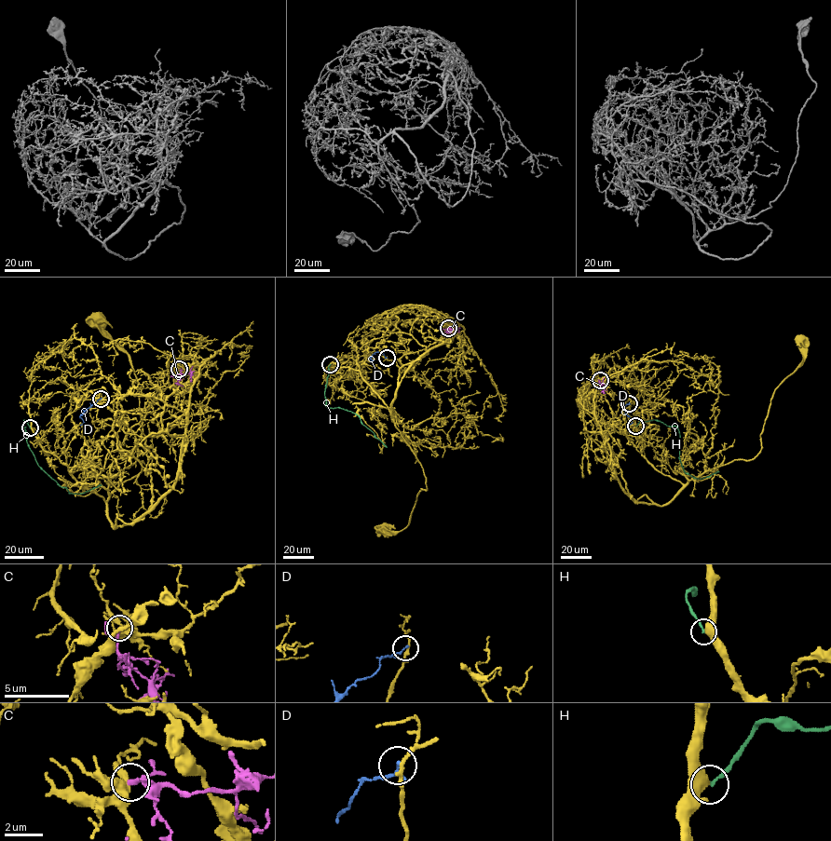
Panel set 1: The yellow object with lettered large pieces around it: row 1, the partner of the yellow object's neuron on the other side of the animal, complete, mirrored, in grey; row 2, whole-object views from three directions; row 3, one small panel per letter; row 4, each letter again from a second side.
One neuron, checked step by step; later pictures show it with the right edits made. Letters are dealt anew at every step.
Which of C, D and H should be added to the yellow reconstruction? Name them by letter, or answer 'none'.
none

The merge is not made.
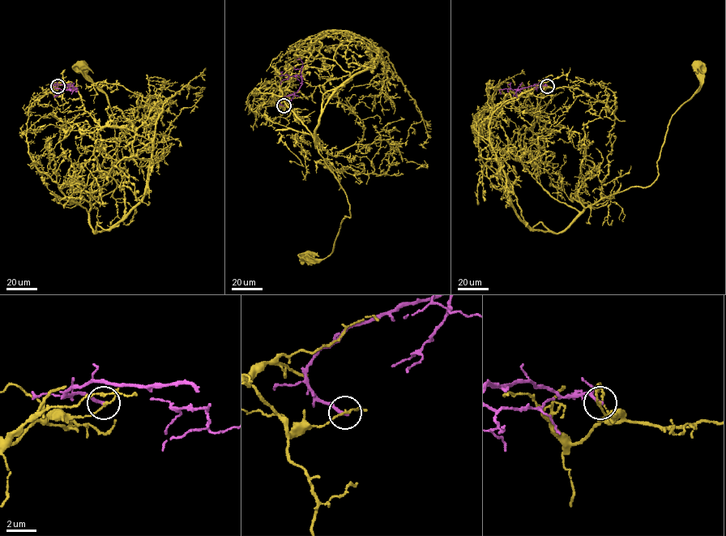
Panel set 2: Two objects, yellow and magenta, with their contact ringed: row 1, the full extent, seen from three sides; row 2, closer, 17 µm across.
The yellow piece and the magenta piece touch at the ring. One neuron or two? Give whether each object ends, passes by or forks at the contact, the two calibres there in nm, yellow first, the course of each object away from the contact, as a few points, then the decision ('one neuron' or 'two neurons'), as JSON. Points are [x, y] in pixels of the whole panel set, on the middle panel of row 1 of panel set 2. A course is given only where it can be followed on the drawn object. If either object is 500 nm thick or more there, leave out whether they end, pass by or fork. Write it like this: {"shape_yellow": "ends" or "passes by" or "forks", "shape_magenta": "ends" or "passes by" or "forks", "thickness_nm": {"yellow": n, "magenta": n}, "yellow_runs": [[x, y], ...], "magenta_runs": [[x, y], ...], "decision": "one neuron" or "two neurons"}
{"shape_yellow": "passes by", "shape_magenta": "ends", "thickness_nm": {"yellow": 120, "magenta": 240}, "yellow_runs": [[283, 105], [252, 92], [280, 96], [313, 138], [328, 98], [372, 65], [381, 48], [416, 101], [426, 148]], "magenta_runs": [[283, 105], [280, 100], [295, 93], [301, 79], [298, 75], [283, 75], [279, 72]], "decision": "two neurons"}

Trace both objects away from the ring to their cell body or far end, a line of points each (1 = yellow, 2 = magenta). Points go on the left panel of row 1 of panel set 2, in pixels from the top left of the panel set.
1: (57, 86), (29, 110), (28, 154), (83, 207), (95, 233), (141, 199), (162, 105), (186, 85), (200, 96)
2: (57, 86), (53, 85), (67, 84), (76, 88), (64, 89), (54, 96)

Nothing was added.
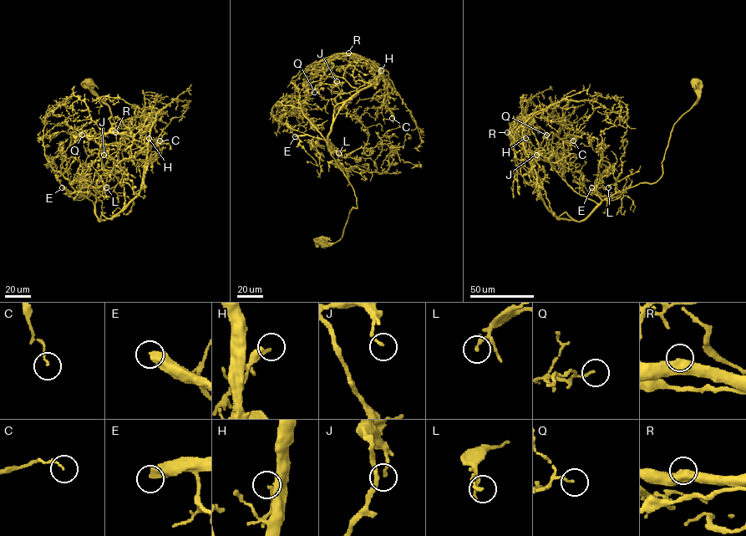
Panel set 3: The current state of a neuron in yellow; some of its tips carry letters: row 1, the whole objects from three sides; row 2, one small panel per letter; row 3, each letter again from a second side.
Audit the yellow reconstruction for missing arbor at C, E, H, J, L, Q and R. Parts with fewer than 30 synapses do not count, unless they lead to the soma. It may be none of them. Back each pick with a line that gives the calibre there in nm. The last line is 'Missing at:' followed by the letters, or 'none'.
E: Thickness 500 nm
H: Thickness 280 nm
Missing at: E, H

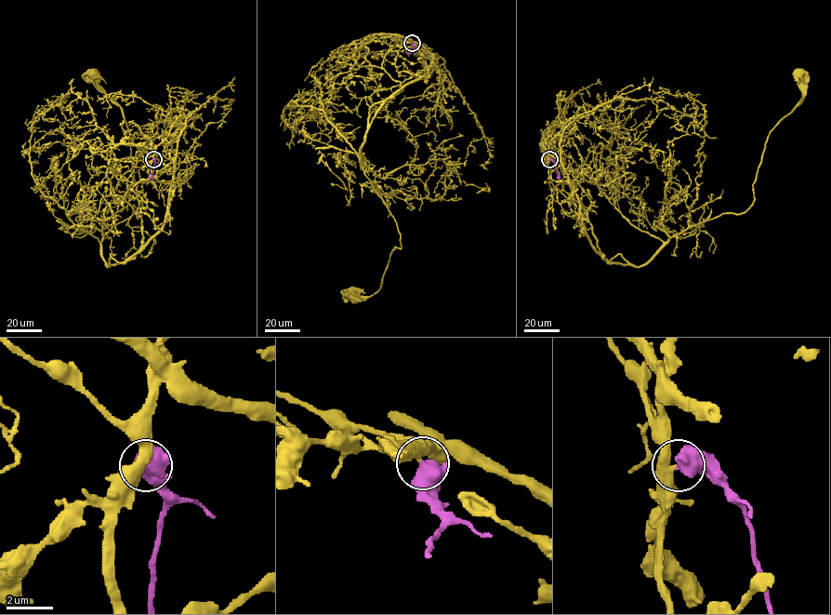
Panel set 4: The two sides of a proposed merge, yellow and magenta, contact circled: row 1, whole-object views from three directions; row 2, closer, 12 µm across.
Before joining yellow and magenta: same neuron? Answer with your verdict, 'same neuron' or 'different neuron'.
same neuron

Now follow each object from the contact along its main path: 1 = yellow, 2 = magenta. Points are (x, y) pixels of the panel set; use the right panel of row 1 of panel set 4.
1: (548, 159), (602, 255), (643, 265), (752, 204), (769, 133), (804, 94), (796, 69)
2: (548, 159), (554, 163), (558, 179)

